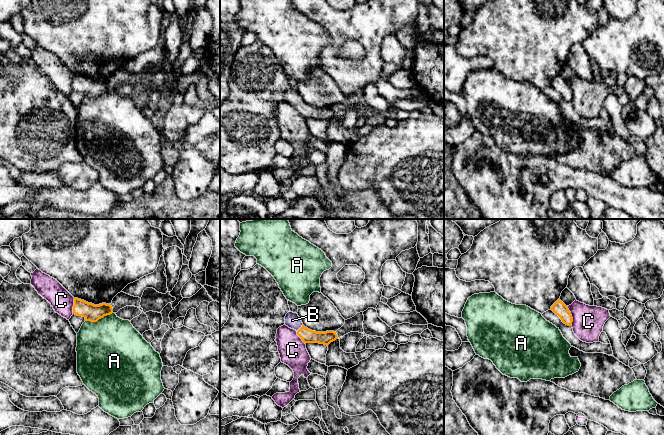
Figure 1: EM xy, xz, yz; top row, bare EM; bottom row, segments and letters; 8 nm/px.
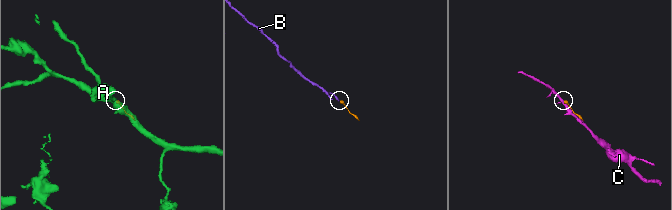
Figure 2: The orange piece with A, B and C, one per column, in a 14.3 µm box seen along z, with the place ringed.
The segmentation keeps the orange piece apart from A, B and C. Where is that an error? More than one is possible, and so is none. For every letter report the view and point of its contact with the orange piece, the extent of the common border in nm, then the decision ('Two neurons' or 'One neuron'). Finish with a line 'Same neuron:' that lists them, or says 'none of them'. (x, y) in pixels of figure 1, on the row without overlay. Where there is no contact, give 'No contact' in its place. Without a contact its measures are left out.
A: Touches orange at xy (98, 95). Shared border 240 nm. Two neurons
B: Touches orange at xz (300, 104). Shared border 80 nm. One neuron
C: Touches orange at yz (571, 92). Shared border 170 nm. Two neurons
Same neuron: B

